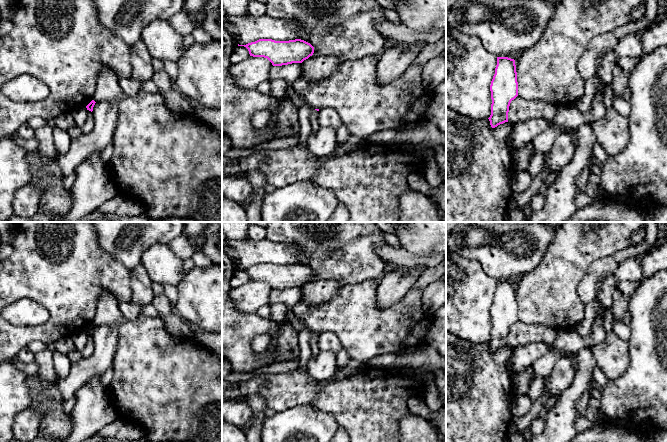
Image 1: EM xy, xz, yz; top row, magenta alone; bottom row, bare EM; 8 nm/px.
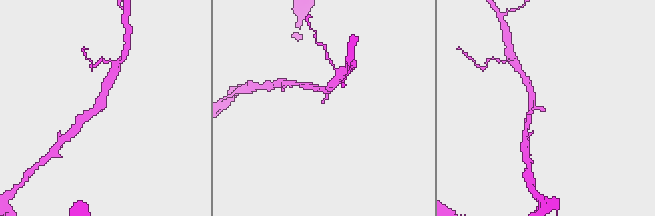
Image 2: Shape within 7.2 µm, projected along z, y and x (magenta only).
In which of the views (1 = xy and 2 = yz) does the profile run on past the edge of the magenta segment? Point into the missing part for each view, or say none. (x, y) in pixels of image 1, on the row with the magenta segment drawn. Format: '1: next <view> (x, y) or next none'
1: next none
2: next none

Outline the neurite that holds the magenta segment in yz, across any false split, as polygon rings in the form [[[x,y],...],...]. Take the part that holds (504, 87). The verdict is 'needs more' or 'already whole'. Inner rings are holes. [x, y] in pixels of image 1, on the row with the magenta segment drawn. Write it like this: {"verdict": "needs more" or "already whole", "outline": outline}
{"verdict": "already whole", "outline": [[[497,57],[495,74],[490,85],[491,115],[488,118],[492,128],[508,122],[509,106],[518,96],[518,82],[515,60]]]}

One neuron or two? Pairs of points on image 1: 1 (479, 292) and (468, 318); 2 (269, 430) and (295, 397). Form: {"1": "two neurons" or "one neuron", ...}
{"1": "one neuron", "2": "two neurons"}

